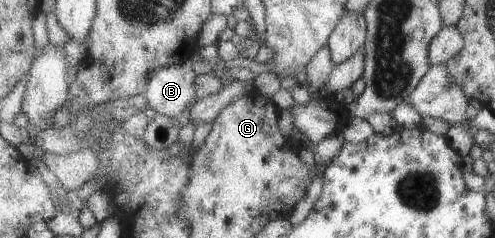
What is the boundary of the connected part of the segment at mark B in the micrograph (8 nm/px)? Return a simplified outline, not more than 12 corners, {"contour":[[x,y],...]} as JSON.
{"contour":[[157,67],[146,99],[157,113],[178,117],[197,101],[196,71]]}

